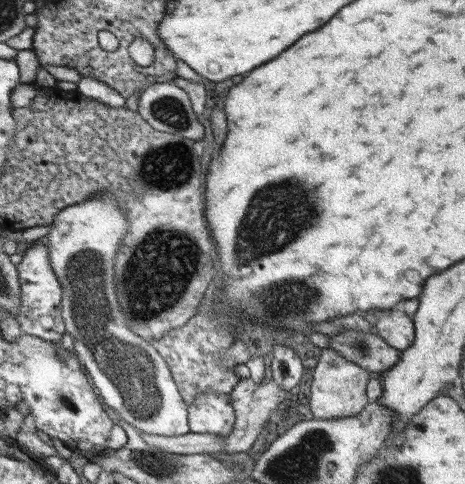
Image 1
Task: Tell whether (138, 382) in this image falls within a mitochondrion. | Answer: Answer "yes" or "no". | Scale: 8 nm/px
yes

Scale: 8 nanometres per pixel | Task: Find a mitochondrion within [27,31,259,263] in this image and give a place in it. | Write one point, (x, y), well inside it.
(171, 169)

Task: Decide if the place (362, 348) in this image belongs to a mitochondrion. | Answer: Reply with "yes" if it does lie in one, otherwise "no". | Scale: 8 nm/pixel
yes

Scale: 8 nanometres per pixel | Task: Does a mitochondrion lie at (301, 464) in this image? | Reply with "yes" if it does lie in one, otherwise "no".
yes

